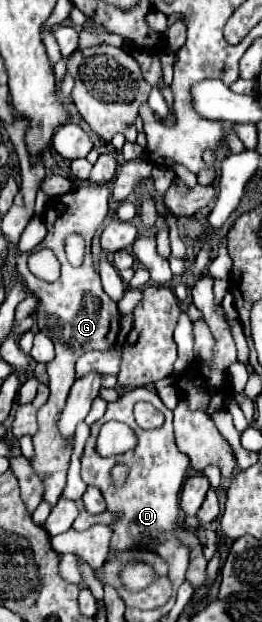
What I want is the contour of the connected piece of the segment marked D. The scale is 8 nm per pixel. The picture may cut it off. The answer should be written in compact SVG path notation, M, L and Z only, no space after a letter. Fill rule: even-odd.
M131 388L129 392L123 392L117 402L109 402L105 416L93 424L91 436L87 438L85 452L81 458L83 482L97 486L103 492L103 498L107 502L107 512L115 514L115 522L109 524L113 536L111 536L107 560L123 550L139 550L139 548L155 550L167 562L169 578L173 582L173 596L169 598L167 604L174 604L175 599L173 598L177 596L177 588L185 582L185 572L189 566L189 546L185 546L175 534L175 530L179 528L179 522L181 522L179 492L181 492L187 468L189 468L189 460L183 452L179 452L179 448L175 444L175 436L173 436L173 412L169 408L165 408L159 394L151 388ZM139 400L151 402L157 410L161 410L161 414L165 416L165 424L159 430L143 430L137 426L137 422L133 418L133 406ZM109 420L119 420L119 422L125 422L129 428L133 428L133 432L137 434L137 446L125 454L103 458L97 454L95 442L97 442L99 428ZM117 462L125 462L131 468L127 486L123 486L123 488L115 488L109 482L109 470Z

